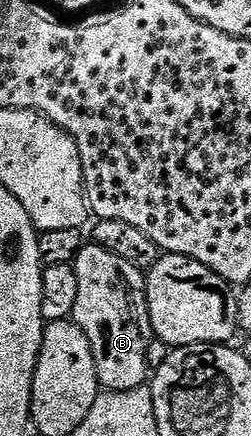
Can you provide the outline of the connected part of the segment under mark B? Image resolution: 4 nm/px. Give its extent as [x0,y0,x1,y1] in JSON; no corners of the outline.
[71,241,153,391]

